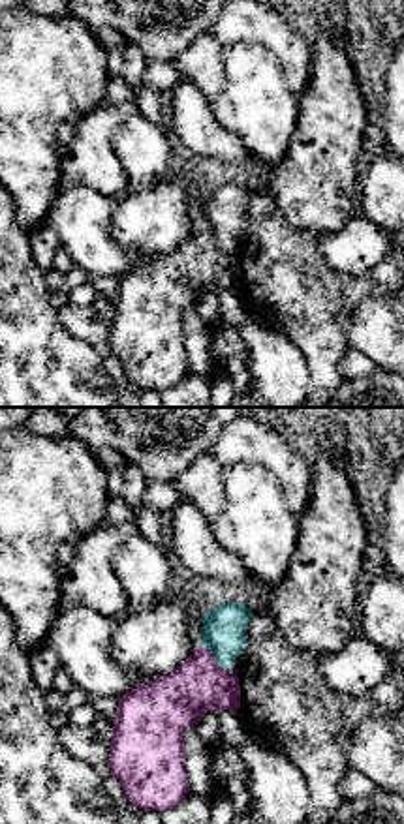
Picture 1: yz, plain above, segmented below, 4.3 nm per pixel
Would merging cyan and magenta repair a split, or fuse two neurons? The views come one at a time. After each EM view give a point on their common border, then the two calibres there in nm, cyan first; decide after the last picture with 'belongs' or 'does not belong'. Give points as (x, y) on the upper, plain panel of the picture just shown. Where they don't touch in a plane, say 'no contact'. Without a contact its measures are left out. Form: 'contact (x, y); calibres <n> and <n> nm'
contact (215, 237); calibres 190 and 240 nm

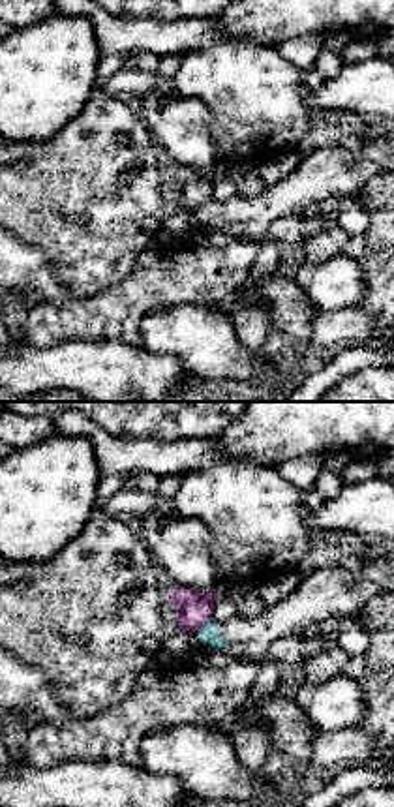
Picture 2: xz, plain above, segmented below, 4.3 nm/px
contact (205, 203); calibres 80 and 150 nm

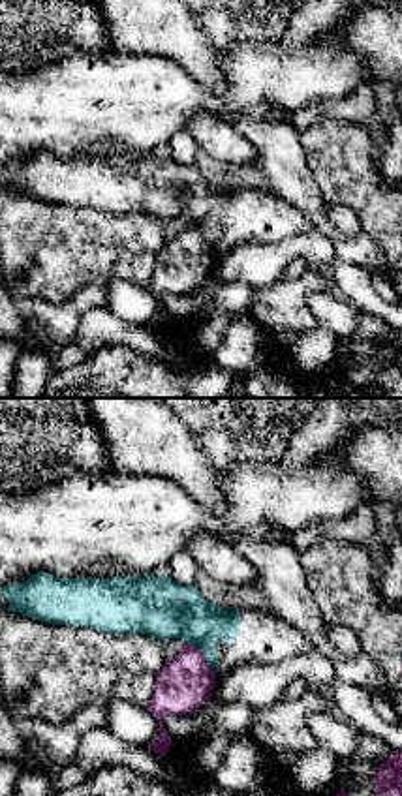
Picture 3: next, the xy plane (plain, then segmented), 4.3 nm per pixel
contact (205, 235); calibres 240 and 220 nm

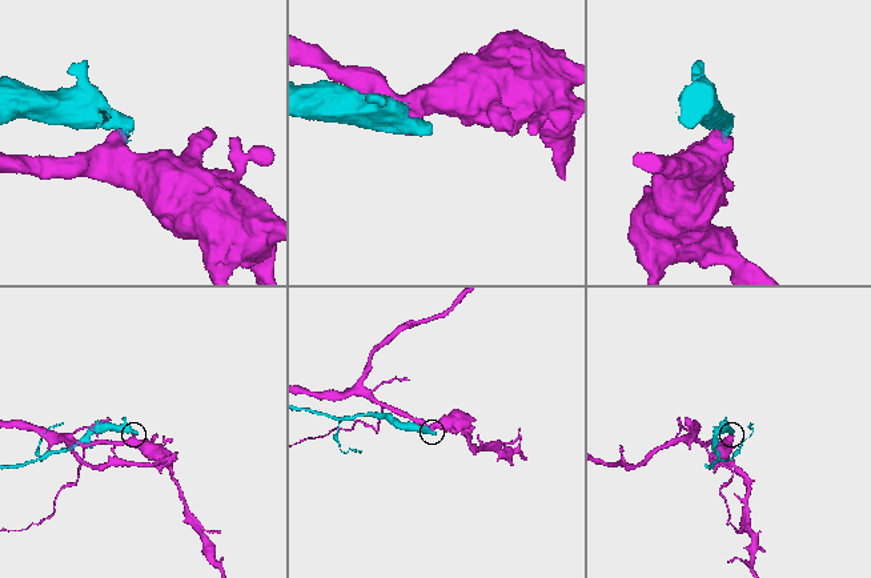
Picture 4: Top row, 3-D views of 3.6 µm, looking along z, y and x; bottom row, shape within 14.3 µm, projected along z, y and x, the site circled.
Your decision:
does not belong

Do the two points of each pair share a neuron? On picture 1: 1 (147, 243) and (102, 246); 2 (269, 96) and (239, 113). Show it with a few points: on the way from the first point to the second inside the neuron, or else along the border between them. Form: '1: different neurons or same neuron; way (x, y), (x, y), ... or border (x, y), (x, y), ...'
1: different neurons; border (115, 201), (111, 237), (121, 246), (153, 258)
2: same neuron; way (262, 104), (247, 107)

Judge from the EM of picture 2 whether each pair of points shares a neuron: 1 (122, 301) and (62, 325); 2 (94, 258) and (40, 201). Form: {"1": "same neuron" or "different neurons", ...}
{"1": "same neuron", "2": "same neuron"}

